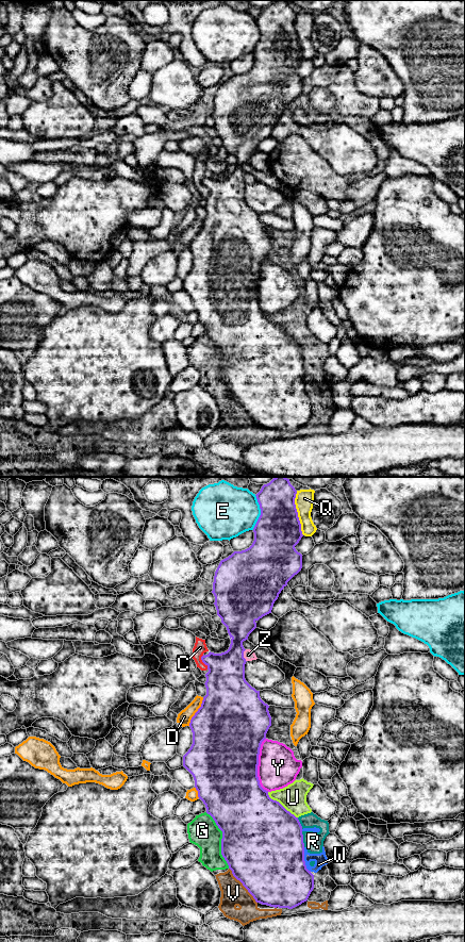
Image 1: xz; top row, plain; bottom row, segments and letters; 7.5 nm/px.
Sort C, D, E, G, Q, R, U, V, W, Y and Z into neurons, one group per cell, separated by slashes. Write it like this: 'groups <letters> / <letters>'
groups C Z / D / E / G R U V W / Q / Y

